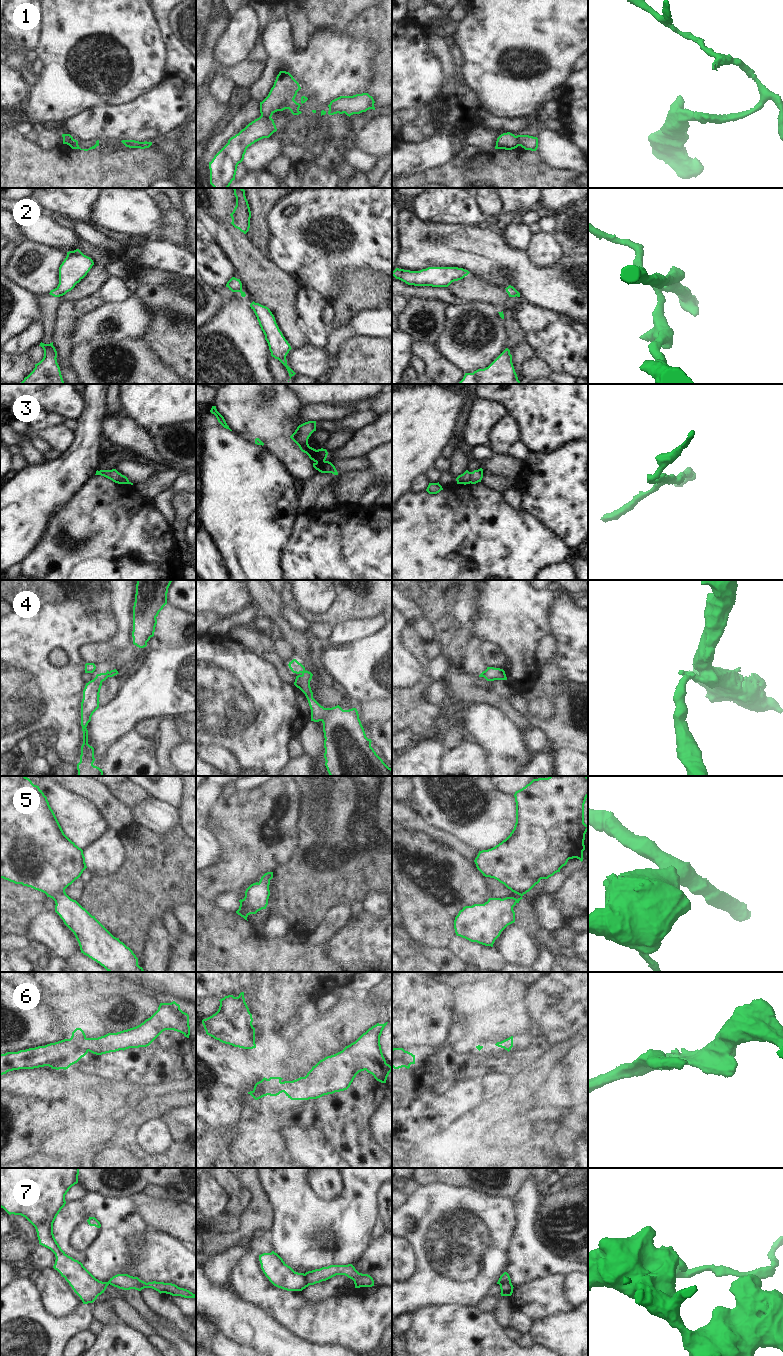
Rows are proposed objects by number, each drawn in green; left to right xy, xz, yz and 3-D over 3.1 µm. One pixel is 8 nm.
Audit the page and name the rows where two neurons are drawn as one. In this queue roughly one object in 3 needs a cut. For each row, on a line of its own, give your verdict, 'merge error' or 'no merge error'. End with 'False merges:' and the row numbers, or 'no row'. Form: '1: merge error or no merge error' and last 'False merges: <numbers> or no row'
1: merge error
2: merge error
3: merge error
4: merge error
5: no merge error
6: no merge error
7: merge error
False merges: 1, 2, 3, 4, 7

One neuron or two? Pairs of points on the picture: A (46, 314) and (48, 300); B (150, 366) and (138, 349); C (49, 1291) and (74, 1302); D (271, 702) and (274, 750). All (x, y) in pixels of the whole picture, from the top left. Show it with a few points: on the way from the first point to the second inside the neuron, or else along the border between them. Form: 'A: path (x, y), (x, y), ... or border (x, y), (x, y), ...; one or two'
A: path (47, 311), (47, 303); one
B: path (146, 362), (138, 353); one
C: path (55, 1293), (64, 1302), (68, 1302); one
D: path (271, 714), (271, 738); one

